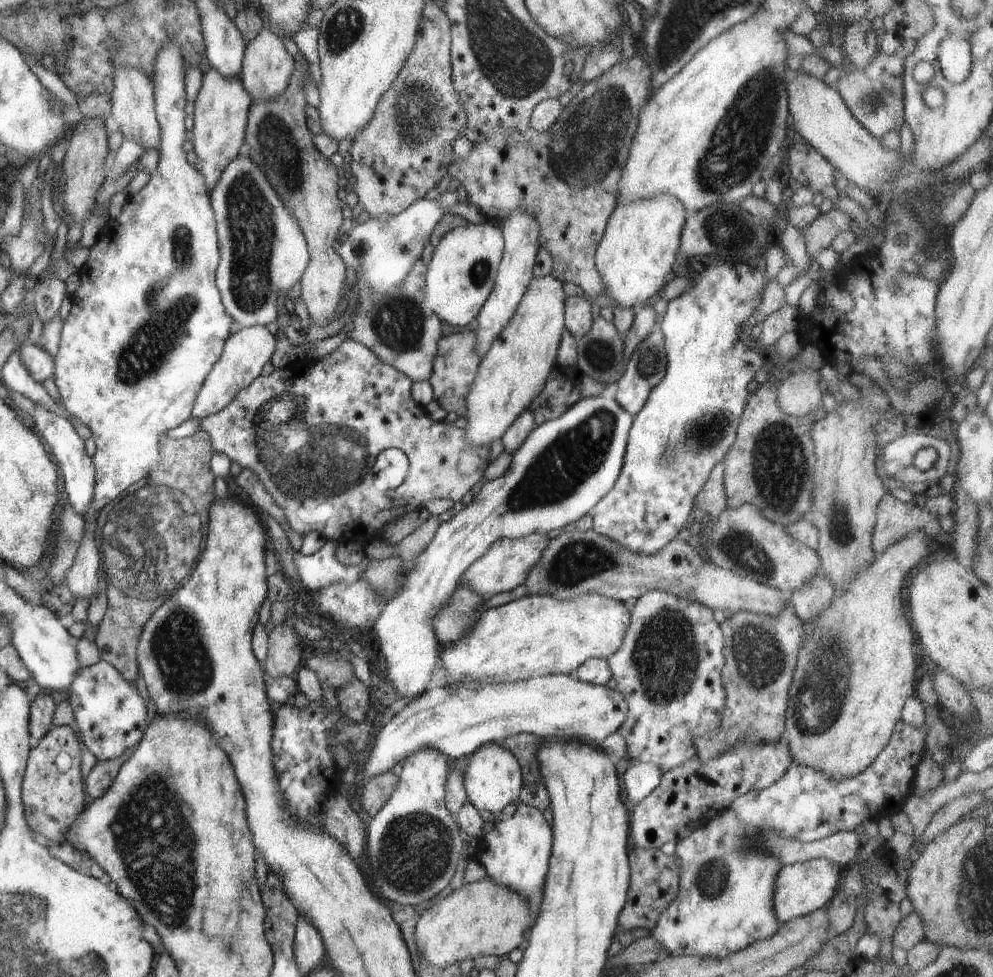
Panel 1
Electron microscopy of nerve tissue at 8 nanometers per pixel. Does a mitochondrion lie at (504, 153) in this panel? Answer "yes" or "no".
no

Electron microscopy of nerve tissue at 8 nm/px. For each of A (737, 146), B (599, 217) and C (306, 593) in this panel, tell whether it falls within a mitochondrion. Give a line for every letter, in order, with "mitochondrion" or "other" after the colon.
A: mitochondrion
B: other
C: other

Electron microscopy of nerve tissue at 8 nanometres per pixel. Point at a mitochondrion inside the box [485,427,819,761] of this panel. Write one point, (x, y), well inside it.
(664, 659)

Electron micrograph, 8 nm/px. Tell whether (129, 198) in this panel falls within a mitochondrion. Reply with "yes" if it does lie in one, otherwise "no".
no

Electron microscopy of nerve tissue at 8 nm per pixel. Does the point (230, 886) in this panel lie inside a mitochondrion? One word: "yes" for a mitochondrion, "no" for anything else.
no

